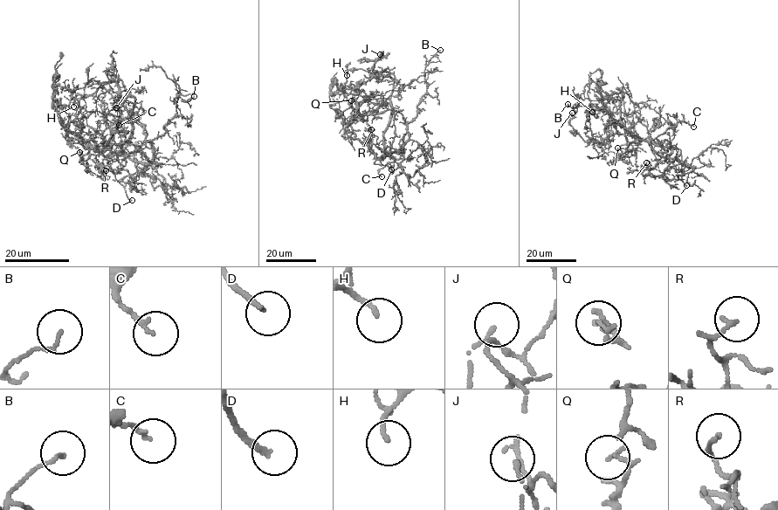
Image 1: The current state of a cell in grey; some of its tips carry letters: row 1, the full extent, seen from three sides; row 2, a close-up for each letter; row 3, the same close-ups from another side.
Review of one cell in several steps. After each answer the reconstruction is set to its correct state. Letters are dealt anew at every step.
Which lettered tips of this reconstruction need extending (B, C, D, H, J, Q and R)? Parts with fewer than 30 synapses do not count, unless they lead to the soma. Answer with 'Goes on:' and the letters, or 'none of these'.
Goes on: D

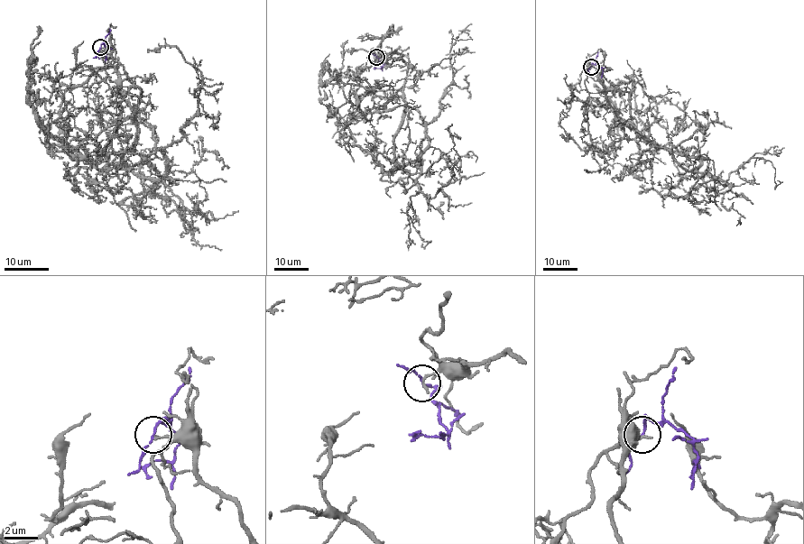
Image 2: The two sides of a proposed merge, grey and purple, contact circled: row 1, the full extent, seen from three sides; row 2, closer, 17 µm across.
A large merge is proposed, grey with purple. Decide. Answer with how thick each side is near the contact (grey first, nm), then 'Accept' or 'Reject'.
Thickness 150 nm (grey) against 100 nm. Reject

